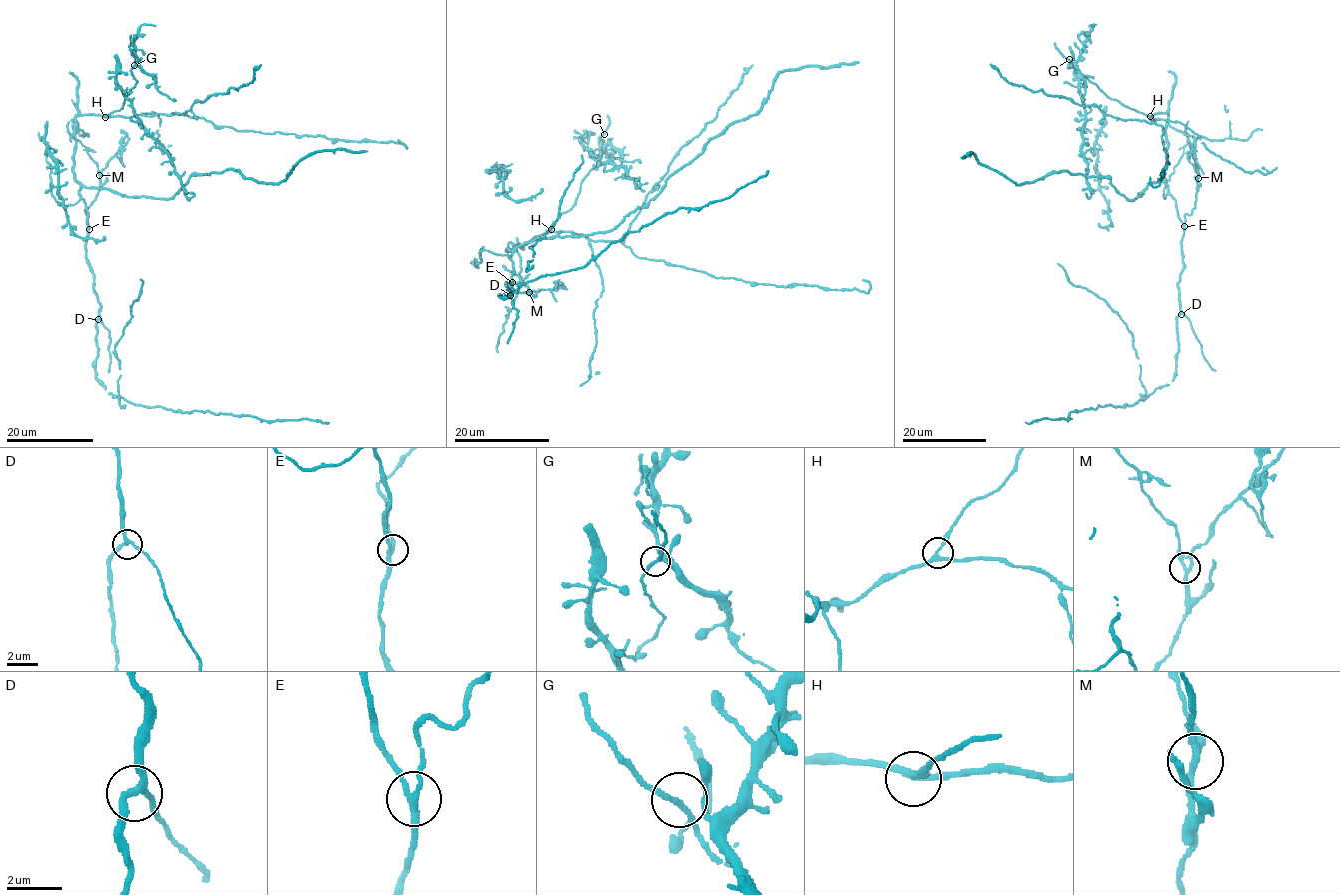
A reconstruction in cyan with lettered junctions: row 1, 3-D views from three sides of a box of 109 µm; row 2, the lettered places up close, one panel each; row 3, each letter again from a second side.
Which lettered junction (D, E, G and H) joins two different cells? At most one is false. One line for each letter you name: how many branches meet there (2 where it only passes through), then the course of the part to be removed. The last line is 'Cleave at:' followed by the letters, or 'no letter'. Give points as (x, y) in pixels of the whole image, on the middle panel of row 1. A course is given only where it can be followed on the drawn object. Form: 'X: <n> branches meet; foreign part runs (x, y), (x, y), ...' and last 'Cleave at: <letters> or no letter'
E: 3 branches meet; foreign part runs (512, 282), (510, 290), (530, 292), (521, 278), (506, 267)
Cleave at: E

